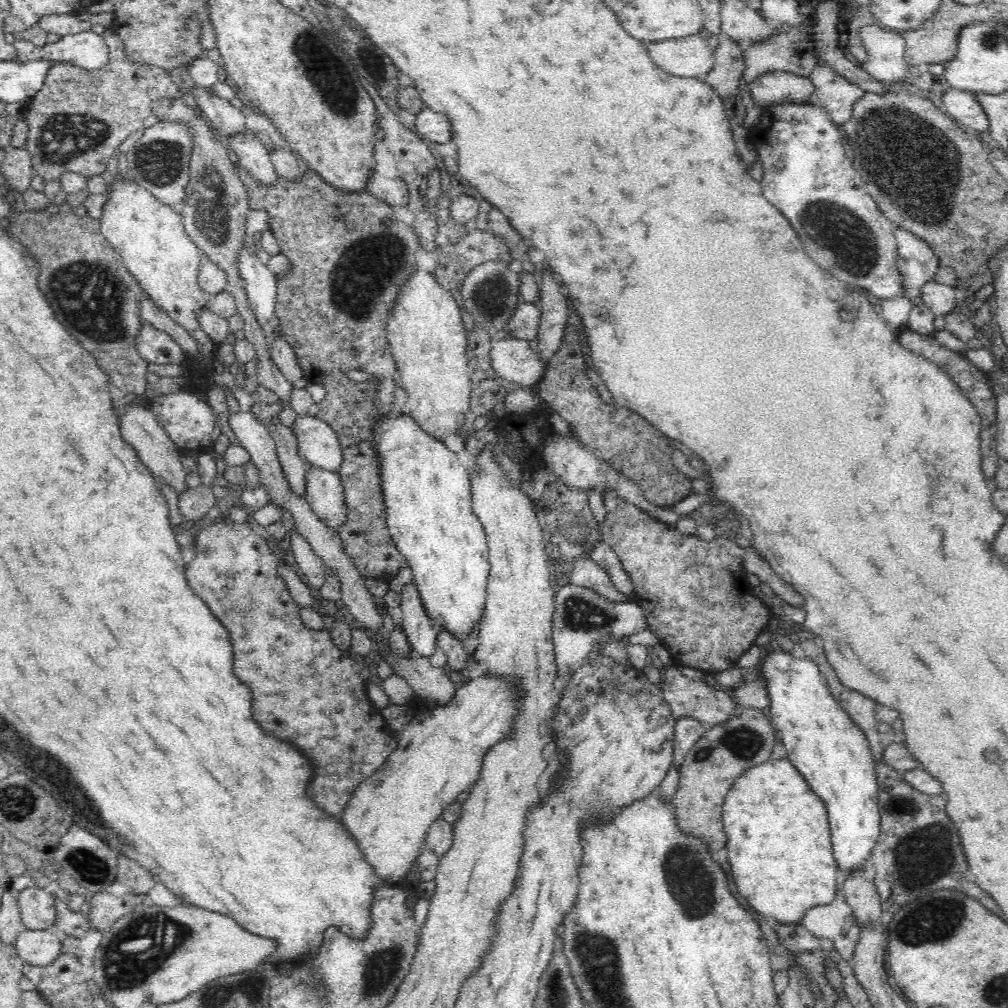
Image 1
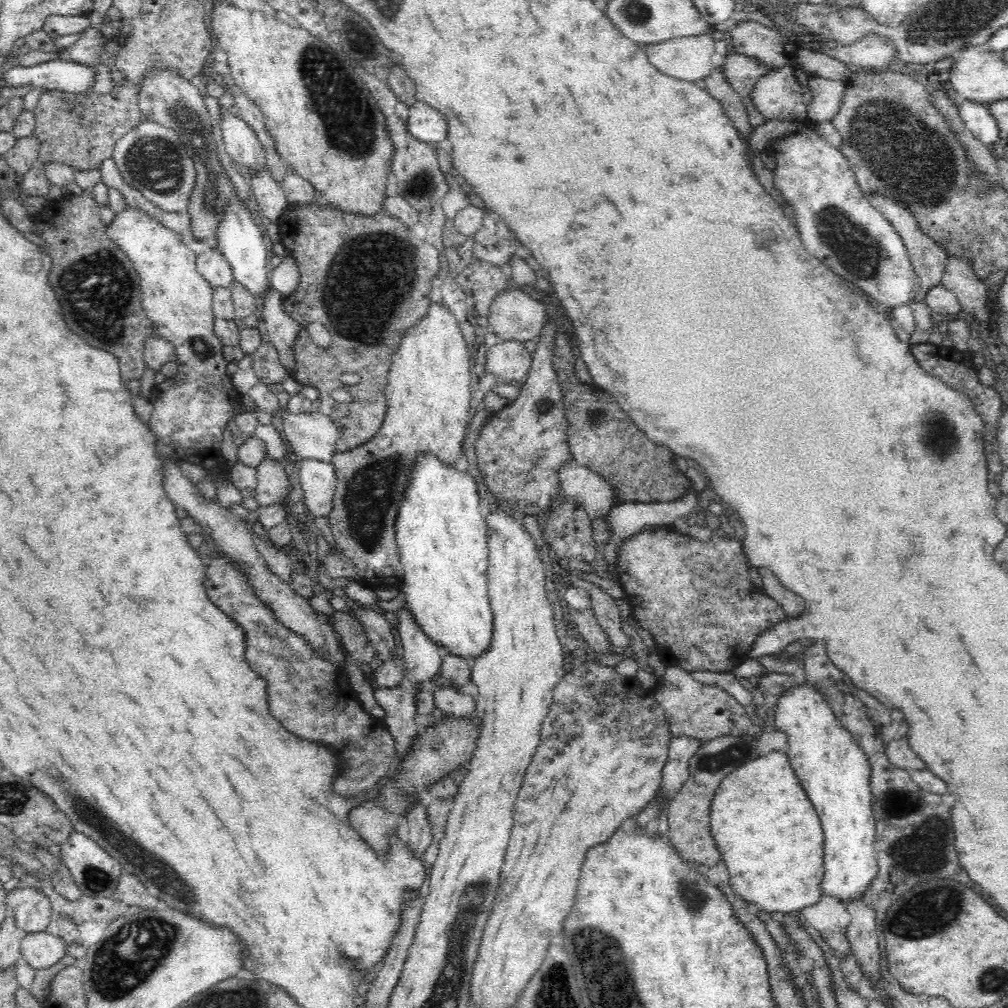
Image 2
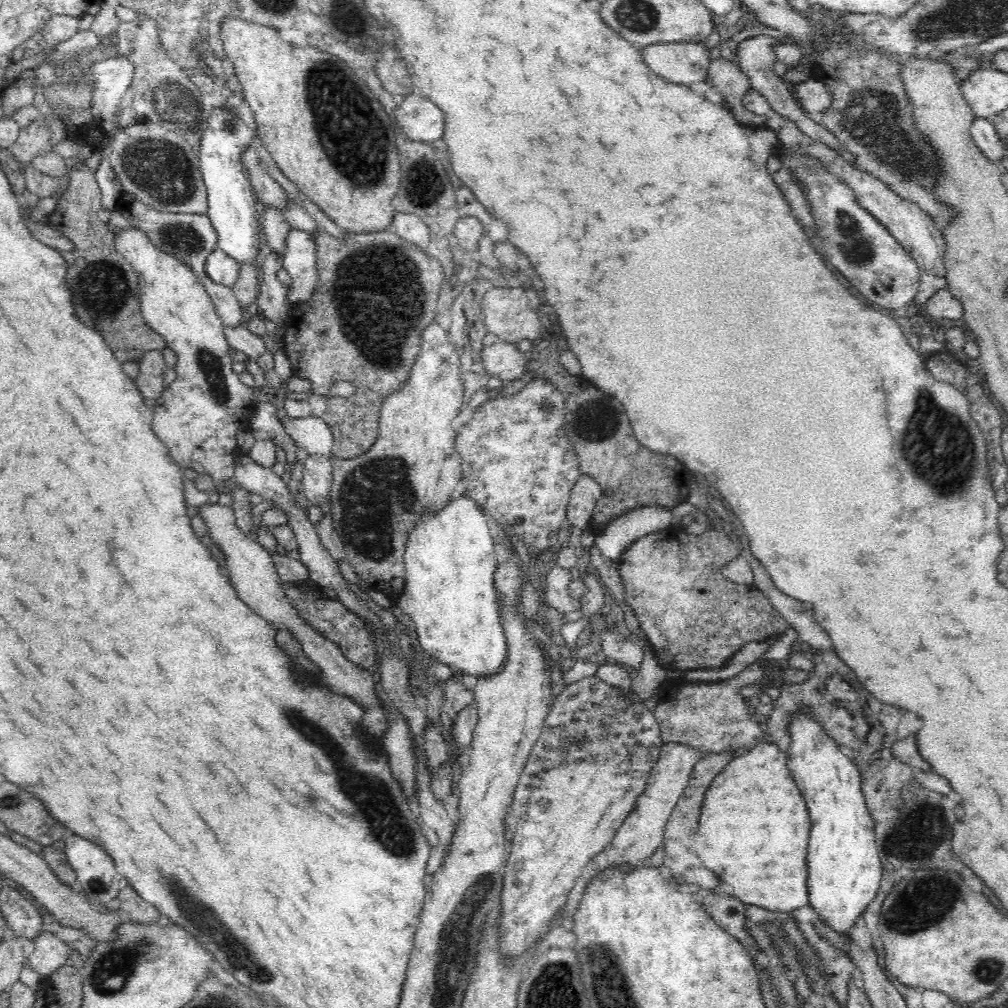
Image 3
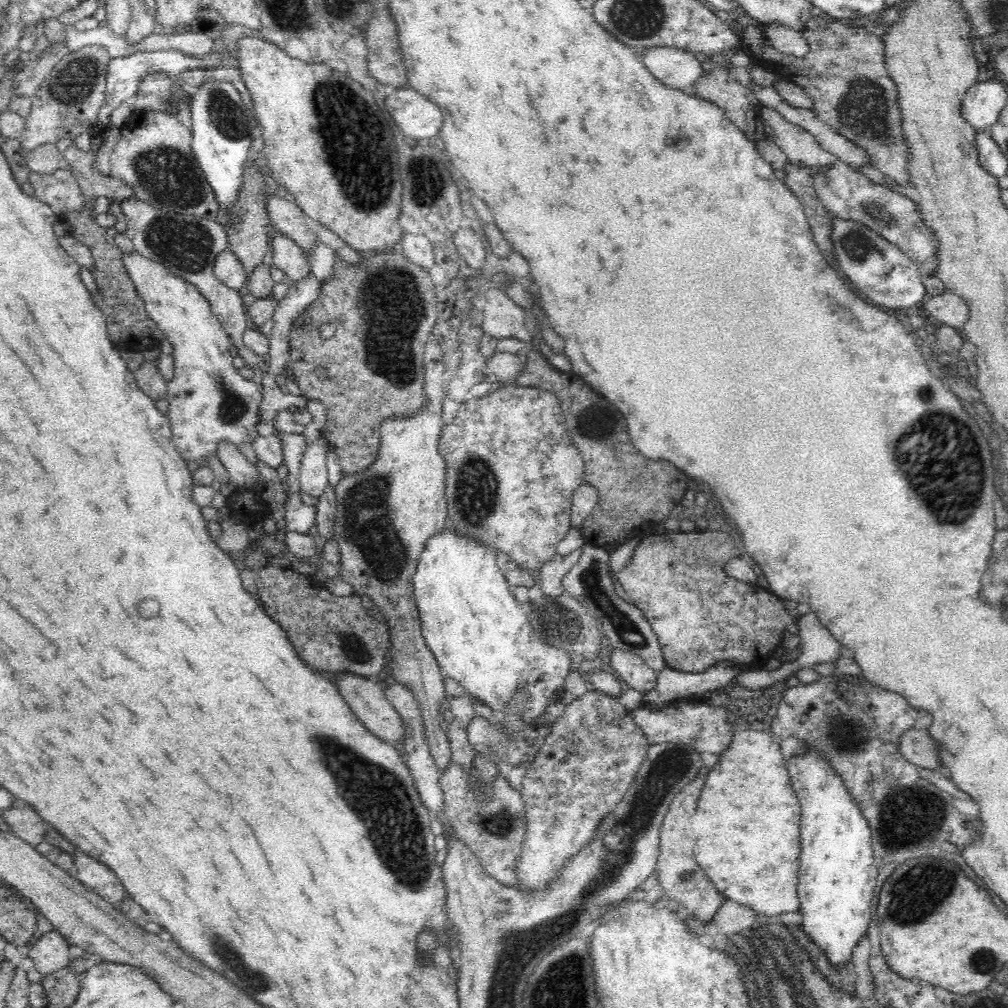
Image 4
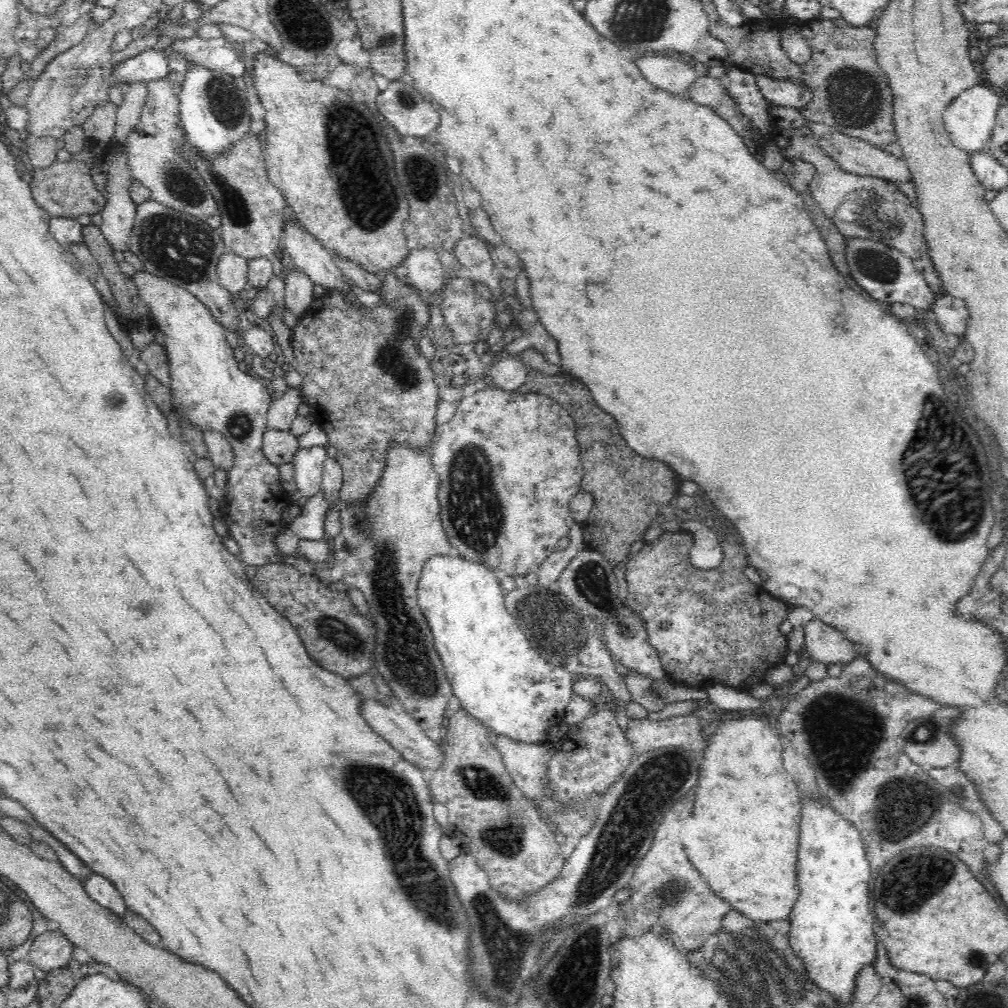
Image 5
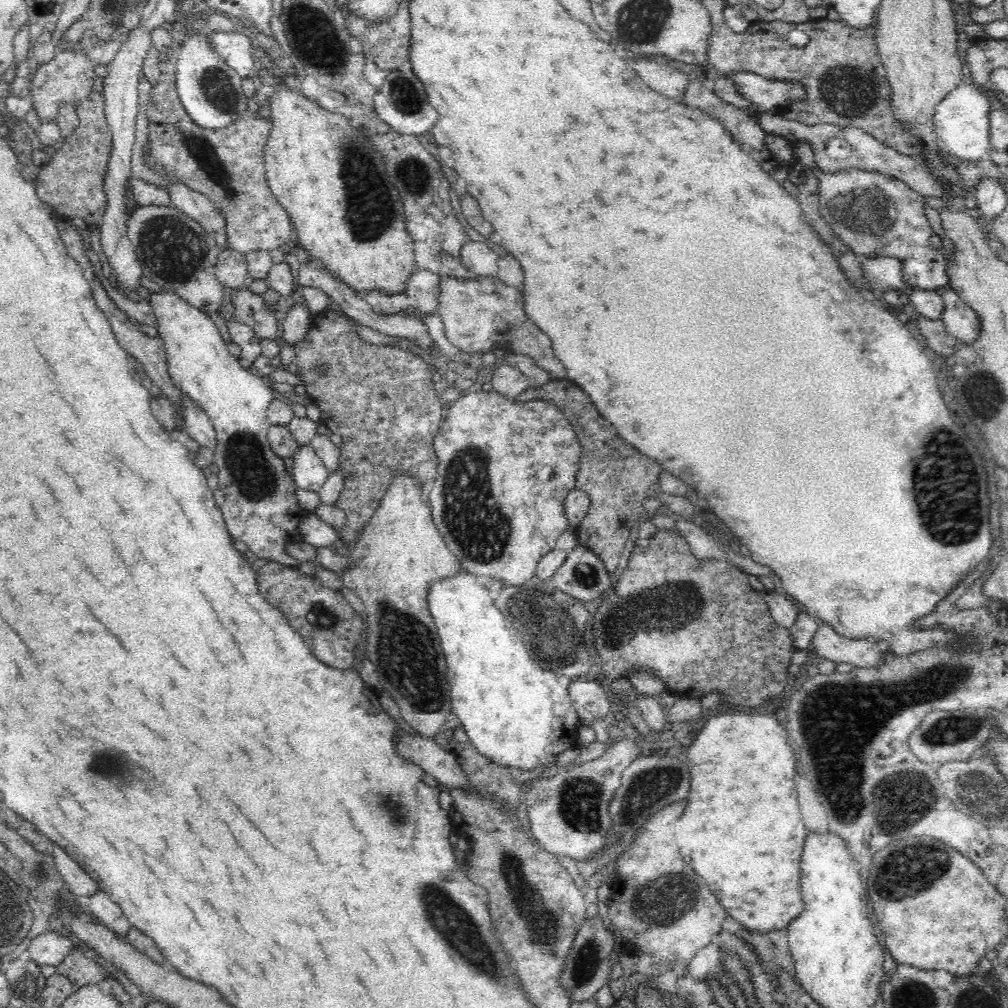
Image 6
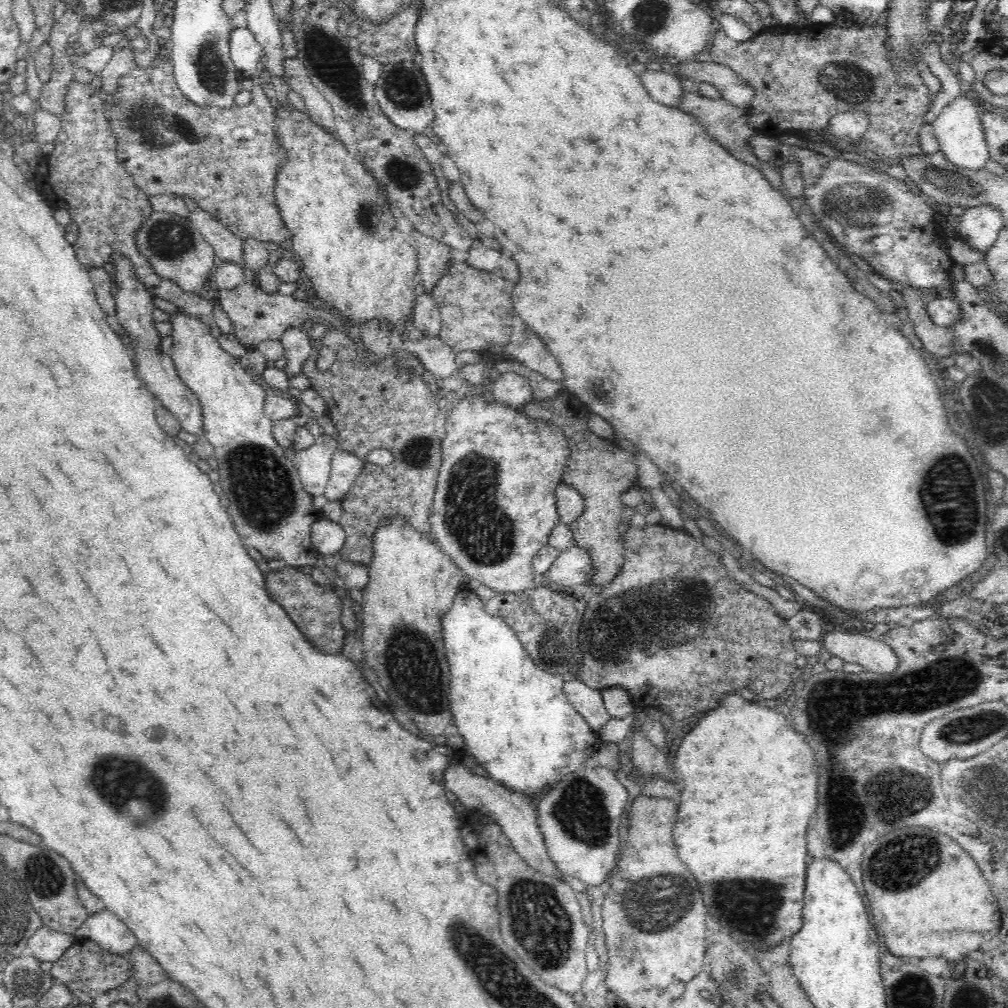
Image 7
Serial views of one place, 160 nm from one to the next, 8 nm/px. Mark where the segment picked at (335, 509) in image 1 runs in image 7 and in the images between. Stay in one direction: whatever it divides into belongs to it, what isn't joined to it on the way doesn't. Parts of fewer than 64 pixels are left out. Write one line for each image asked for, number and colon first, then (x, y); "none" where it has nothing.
2: (318, 478)
3: (317, 478)
4: (313, 476)
5: (308, 462)
6: (309, 470)
7: (313, 465)

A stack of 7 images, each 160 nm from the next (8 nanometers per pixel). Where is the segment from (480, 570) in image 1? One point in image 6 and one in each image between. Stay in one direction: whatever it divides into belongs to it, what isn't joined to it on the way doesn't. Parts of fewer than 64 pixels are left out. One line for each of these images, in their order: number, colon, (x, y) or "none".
2: (443, 538)
3: (451, 594)
4: (470, 619)
5: (506, 686)
6: (520, 717)

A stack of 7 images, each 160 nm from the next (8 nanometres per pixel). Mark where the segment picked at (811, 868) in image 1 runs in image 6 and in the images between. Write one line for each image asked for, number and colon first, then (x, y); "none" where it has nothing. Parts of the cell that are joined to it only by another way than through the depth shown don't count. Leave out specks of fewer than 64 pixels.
2: (768, 833)
3: (753, 831)
4: (747, 819)
5: (742, 836)
6: (741, 831)

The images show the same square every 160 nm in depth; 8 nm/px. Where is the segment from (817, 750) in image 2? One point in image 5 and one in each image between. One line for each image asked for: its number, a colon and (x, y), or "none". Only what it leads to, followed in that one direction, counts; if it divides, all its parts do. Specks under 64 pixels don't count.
3: (844, 869)
4: (836, 892)
5: (832, 932)

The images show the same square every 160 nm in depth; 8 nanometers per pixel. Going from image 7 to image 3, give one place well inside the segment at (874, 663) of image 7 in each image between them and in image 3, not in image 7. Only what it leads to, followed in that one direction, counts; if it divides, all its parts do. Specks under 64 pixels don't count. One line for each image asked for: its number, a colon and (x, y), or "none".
3: (799, 616)
4: (819, 645)
5: (824, 643)
6: (863, 653)

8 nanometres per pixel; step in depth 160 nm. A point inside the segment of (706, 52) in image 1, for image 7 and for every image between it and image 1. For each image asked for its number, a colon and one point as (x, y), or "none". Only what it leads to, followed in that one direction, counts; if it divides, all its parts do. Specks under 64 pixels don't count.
2: (687, 58)
3: (683, 64)
4: (679, 70)
5: (666, 72)
6: (668, 81)
7: (663, 87)

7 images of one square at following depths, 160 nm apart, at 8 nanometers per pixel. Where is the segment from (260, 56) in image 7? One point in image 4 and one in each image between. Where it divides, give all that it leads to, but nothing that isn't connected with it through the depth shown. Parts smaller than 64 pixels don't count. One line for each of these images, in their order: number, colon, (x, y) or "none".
4: (125, 75)
5: (219, 54)
6: (238, 49)

